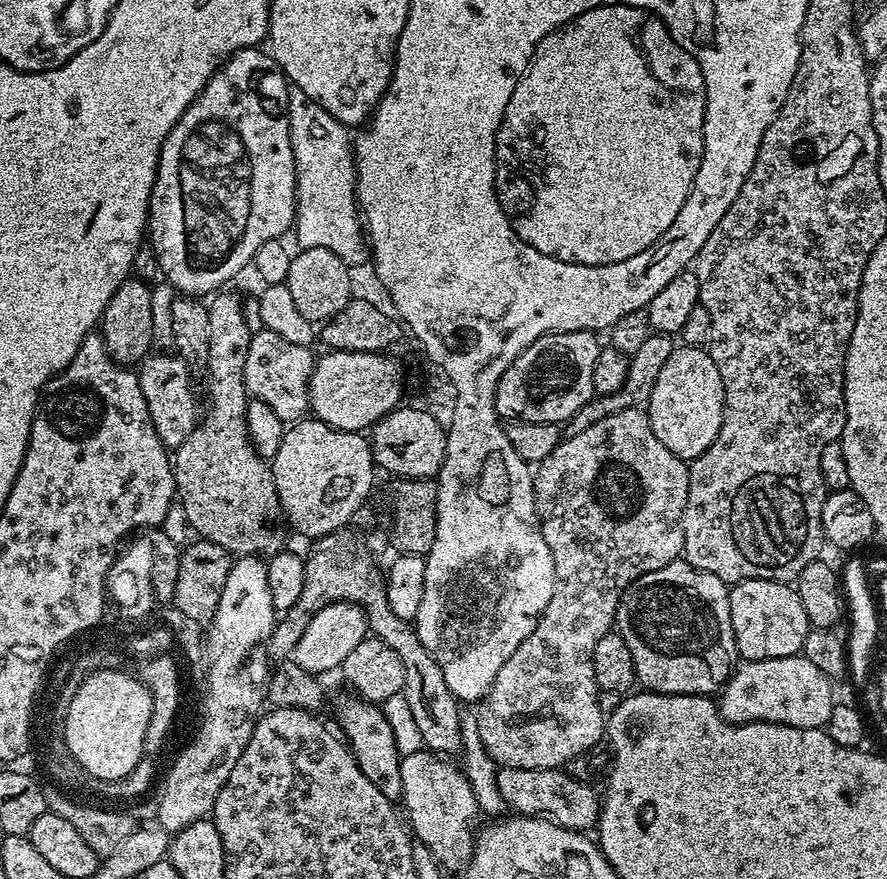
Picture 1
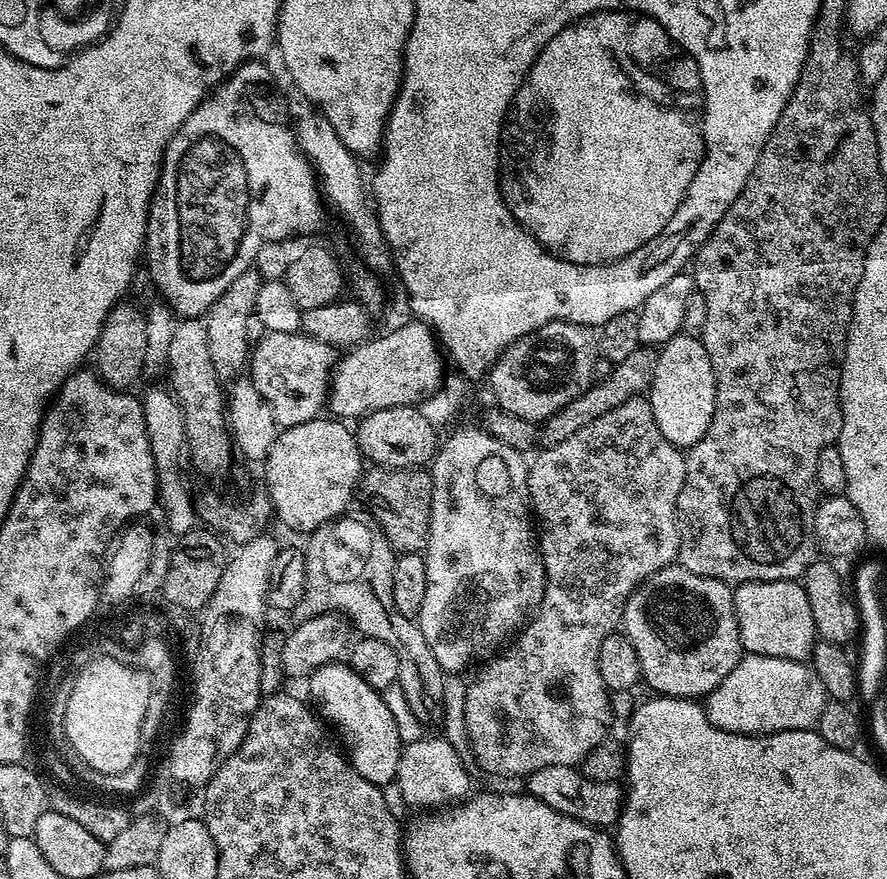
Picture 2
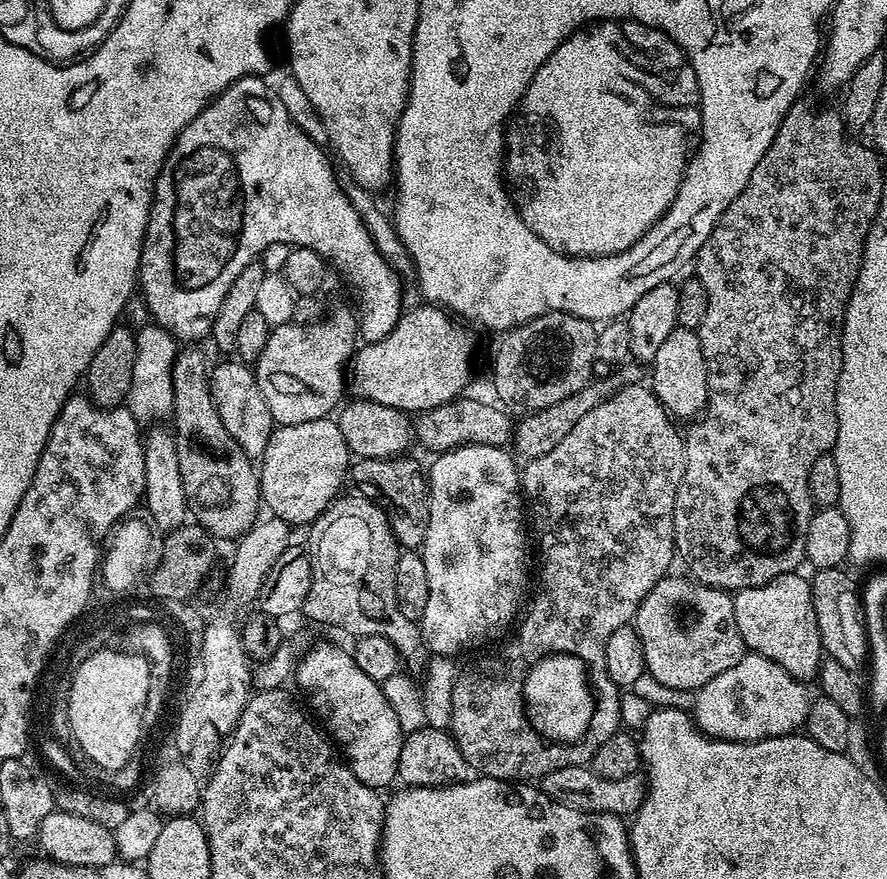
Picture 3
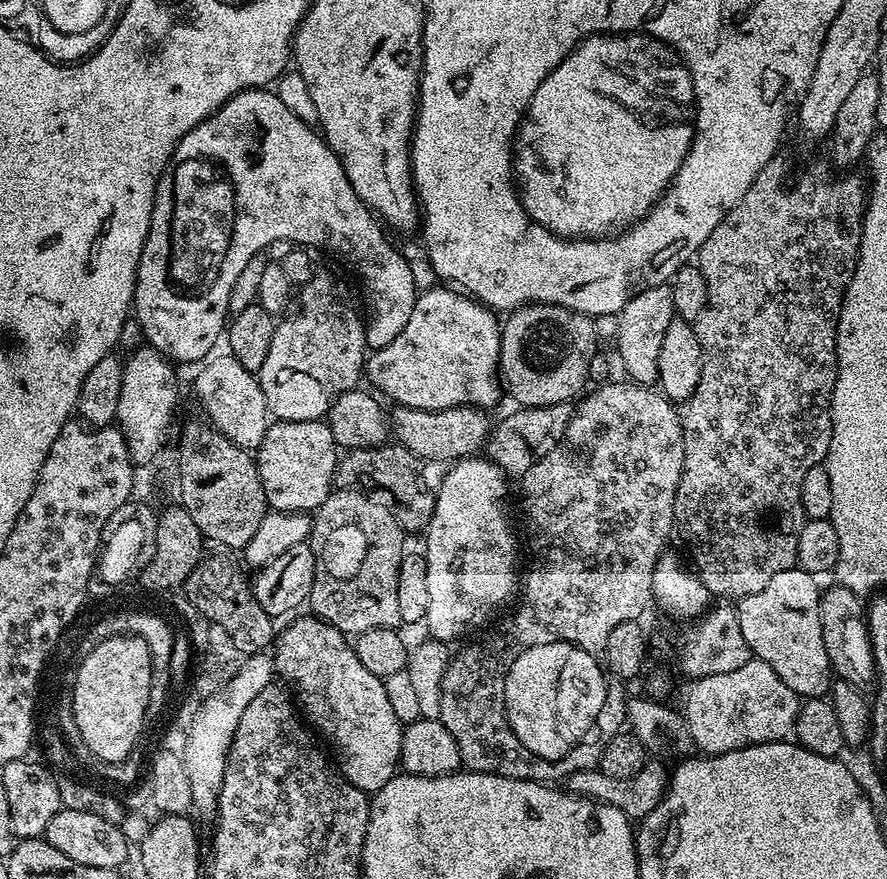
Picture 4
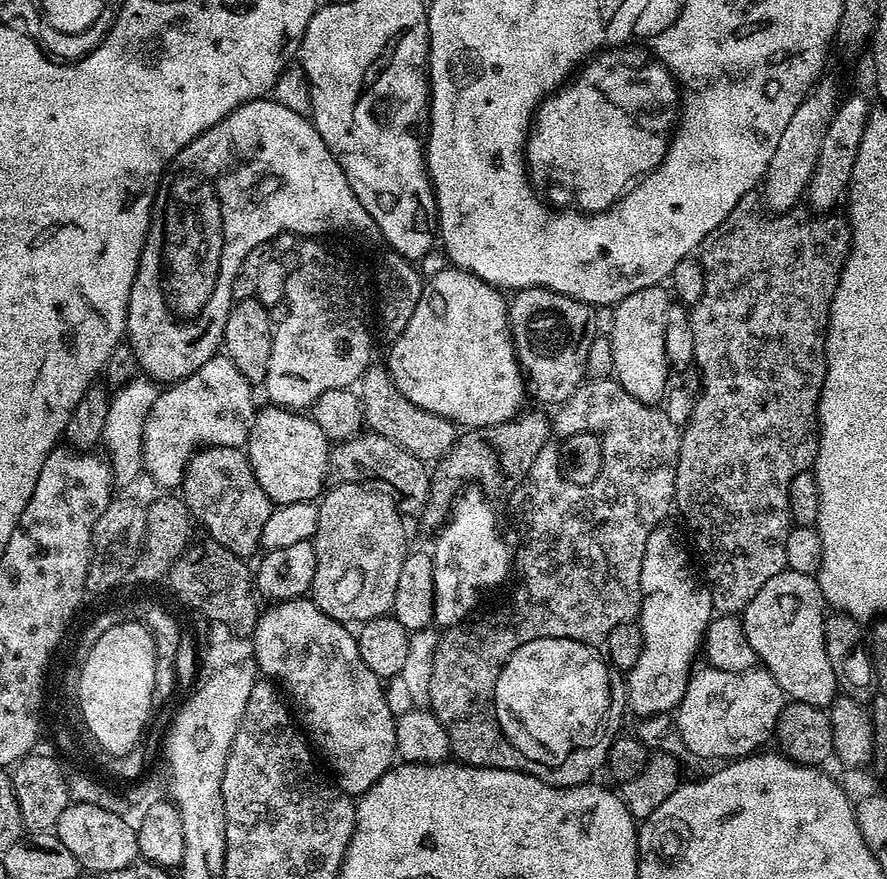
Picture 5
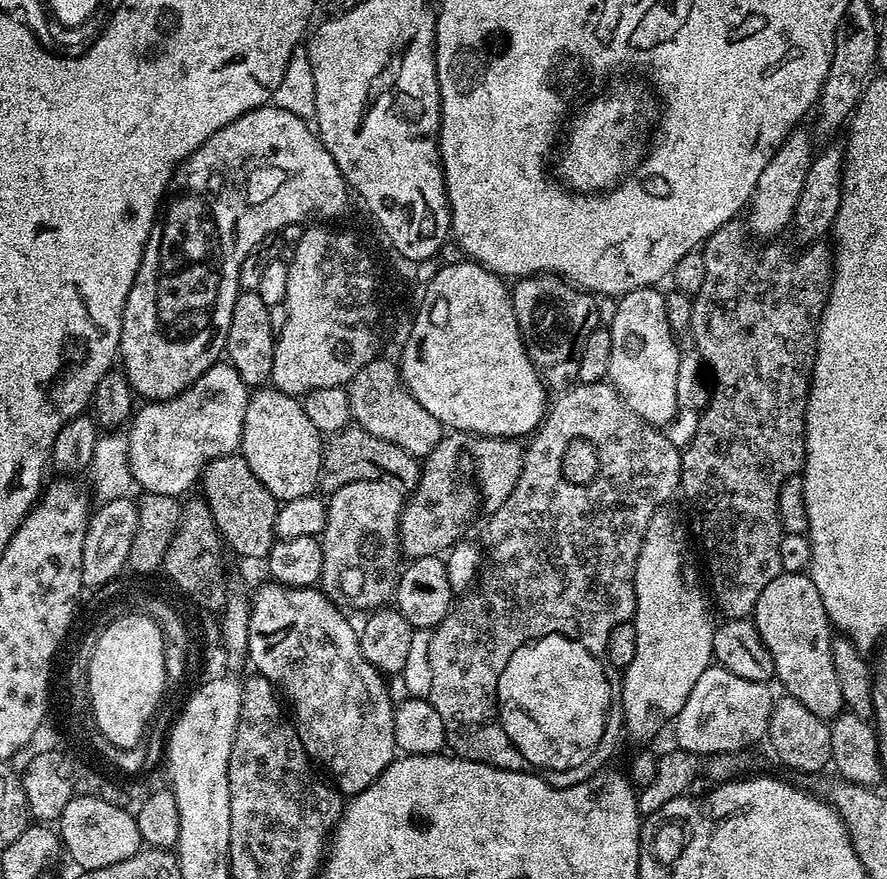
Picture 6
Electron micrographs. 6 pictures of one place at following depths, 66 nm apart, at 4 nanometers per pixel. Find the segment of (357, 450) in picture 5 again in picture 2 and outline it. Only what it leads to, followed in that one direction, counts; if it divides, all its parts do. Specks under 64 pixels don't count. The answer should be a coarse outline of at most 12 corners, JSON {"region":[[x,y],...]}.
{"region":[[369,467],[362,492],[393,552],[423,553],[432,477]]}

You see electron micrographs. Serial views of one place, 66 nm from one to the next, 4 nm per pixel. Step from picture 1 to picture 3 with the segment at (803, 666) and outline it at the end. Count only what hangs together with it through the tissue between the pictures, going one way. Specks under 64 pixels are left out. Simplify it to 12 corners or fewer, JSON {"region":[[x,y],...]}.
{"region":[[746,654],[694,693],[715,740],[799,733],[809,685]]}

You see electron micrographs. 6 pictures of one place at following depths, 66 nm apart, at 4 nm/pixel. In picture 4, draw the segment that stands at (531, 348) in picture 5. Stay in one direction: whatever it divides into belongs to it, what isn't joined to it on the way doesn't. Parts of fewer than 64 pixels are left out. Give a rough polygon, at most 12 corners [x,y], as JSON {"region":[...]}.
{"region":[[512,309],[499,375],[522,408],[575,401],[598,352],[593,317]]}

